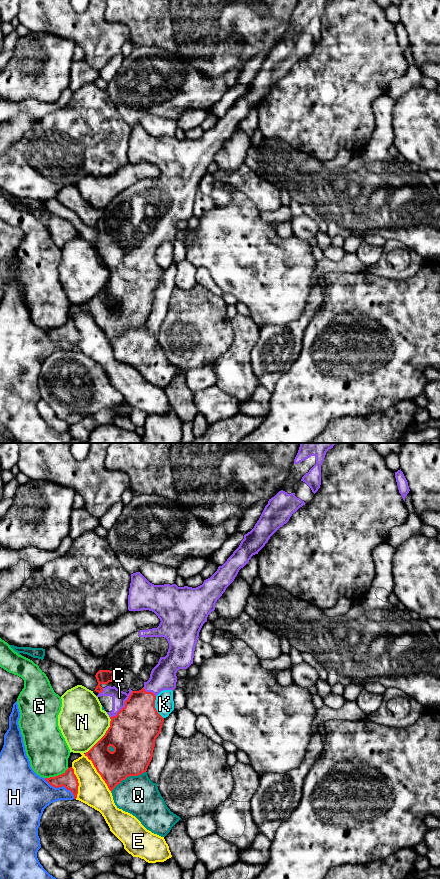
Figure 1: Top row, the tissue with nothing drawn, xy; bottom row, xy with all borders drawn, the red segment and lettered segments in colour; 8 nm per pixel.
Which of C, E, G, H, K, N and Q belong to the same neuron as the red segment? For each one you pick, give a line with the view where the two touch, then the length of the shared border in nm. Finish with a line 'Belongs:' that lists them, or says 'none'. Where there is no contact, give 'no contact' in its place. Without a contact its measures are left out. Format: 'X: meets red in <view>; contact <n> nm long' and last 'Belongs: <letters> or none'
C: meets red in xy; contact 280 nm long
Belongs: C

